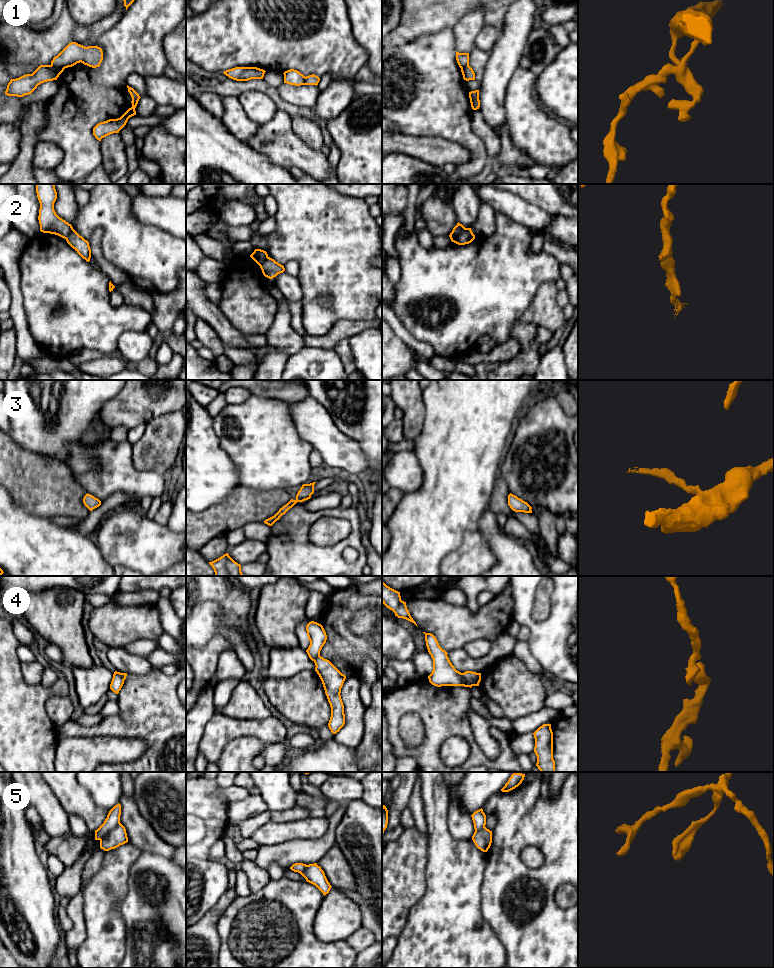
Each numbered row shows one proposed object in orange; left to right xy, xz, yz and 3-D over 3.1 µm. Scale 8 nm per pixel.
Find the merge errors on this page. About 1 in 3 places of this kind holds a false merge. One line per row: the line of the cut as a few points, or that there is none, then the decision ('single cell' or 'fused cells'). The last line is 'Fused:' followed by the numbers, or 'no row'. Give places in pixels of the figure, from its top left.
1: xy (51, 64), (64, 68) | fused cells
2: yz (465, 228), (453, 241) | fused cells
3: no cut | single cell
4: yz (462, 673), (469, 686) | fused cells
5: xy (119, 822), (100, 840) | fused cells
Fused: 1, 2, 4, 5

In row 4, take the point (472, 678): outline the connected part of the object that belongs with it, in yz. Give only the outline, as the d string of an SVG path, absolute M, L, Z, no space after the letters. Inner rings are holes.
M466 671L463 673L463 677L470 688L472 686L479 686L479 683L481 681L481 673Z

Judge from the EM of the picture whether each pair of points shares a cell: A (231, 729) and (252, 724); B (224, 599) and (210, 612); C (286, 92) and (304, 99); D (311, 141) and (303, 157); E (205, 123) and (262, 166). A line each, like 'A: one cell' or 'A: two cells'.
A: one cell
B: two cells
C: one cell
D: two cells
E: one cell

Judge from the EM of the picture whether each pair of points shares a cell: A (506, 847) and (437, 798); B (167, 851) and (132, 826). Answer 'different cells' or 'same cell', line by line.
A: different cells
B: same cell

